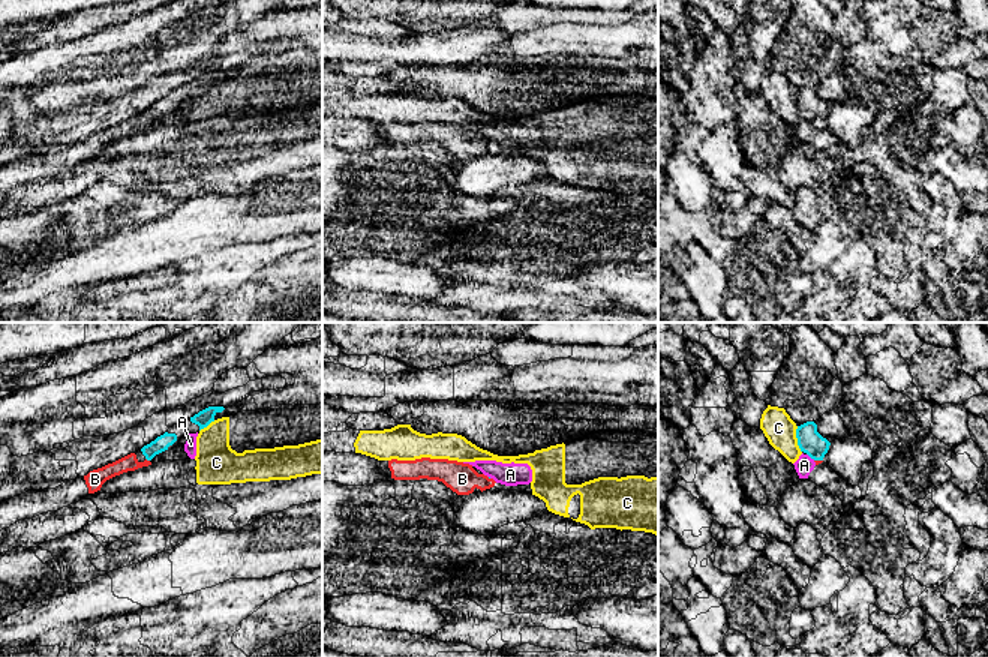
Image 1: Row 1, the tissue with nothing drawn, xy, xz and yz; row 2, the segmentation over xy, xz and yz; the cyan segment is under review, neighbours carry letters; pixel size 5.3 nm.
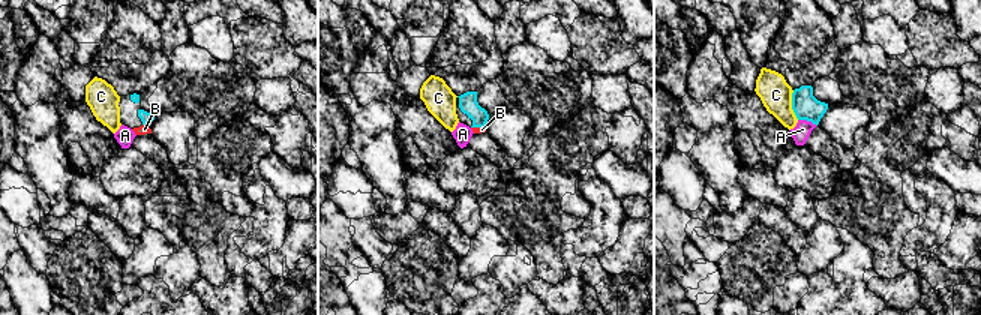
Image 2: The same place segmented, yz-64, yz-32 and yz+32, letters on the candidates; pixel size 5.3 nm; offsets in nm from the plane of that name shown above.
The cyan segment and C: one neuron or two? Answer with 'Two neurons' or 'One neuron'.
Two neurons

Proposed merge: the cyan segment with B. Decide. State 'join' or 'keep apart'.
join

